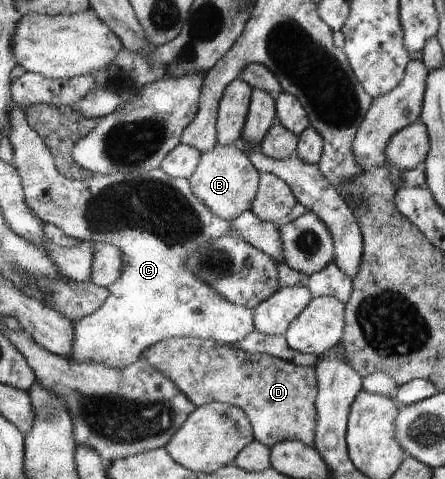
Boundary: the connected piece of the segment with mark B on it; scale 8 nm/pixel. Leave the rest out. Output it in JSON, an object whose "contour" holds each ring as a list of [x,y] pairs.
{"contour":[[[216,144],[212,150],[203,153],[199,167],[189,180],[196,196],[216,213],[216,216],[232,221],[252,210],[260,188],[261,172],[252,164],[248,153],[235,144]]]}

